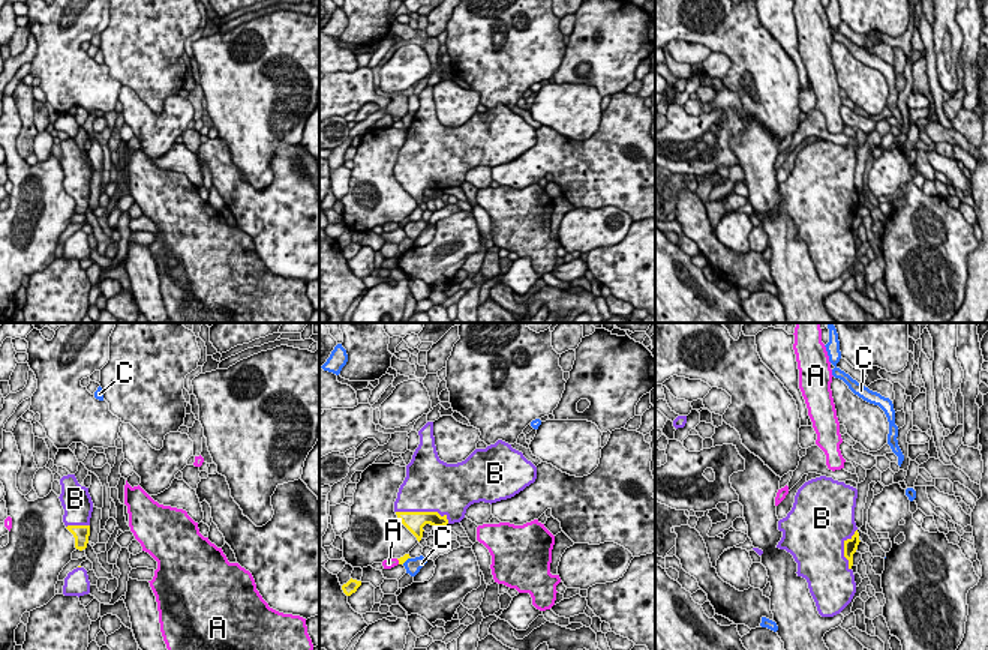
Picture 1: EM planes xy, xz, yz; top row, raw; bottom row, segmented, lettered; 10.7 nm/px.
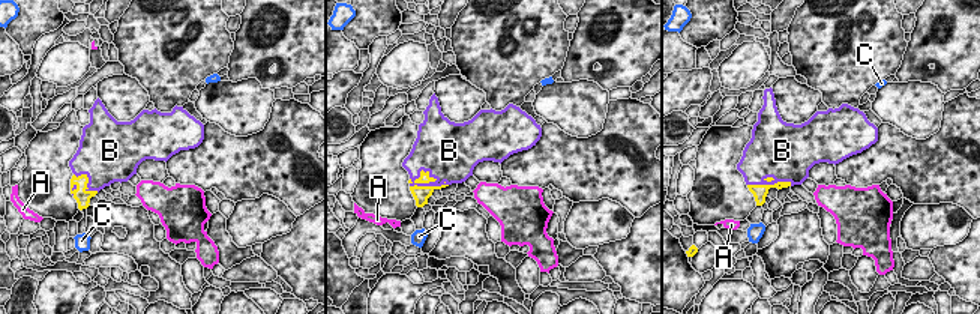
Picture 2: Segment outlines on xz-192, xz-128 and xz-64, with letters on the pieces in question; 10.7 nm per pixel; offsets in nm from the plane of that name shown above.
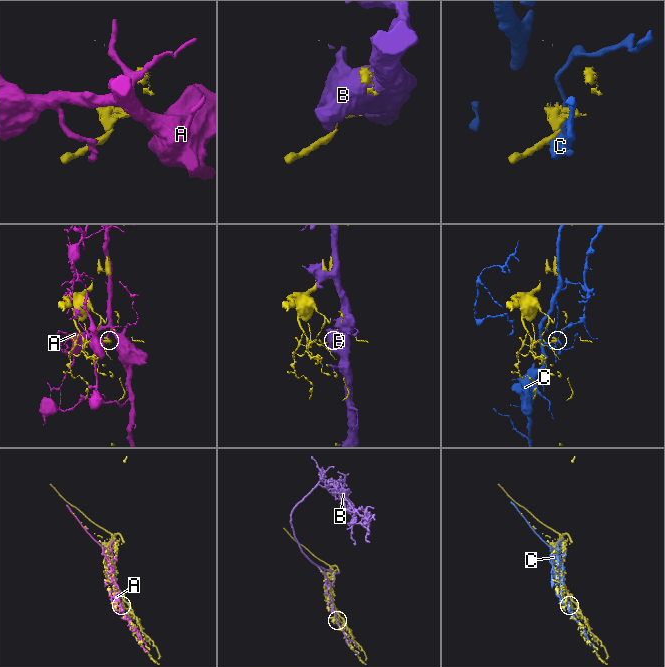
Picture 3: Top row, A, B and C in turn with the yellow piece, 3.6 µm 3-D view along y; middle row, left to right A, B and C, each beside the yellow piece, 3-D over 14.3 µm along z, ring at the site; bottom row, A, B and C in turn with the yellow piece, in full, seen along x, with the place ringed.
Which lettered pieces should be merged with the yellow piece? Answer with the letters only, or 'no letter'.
B

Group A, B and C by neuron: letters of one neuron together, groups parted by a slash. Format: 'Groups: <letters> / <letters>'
Groups: A / B / C

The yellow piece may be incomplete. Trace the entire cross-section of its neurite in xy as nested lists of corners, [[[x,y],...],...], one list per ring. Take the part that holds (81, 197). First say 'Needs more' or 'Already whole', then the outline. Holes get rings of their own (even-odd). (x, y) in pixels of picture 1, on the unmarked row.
Needs more. [[[75,138],[63,140],[60,149],[61,158],[58,162],[64,173],[63,186],[75,201],[75,212],[82,215],[88,207],[90,182],[93,176],[88,152],[81,150]]]

